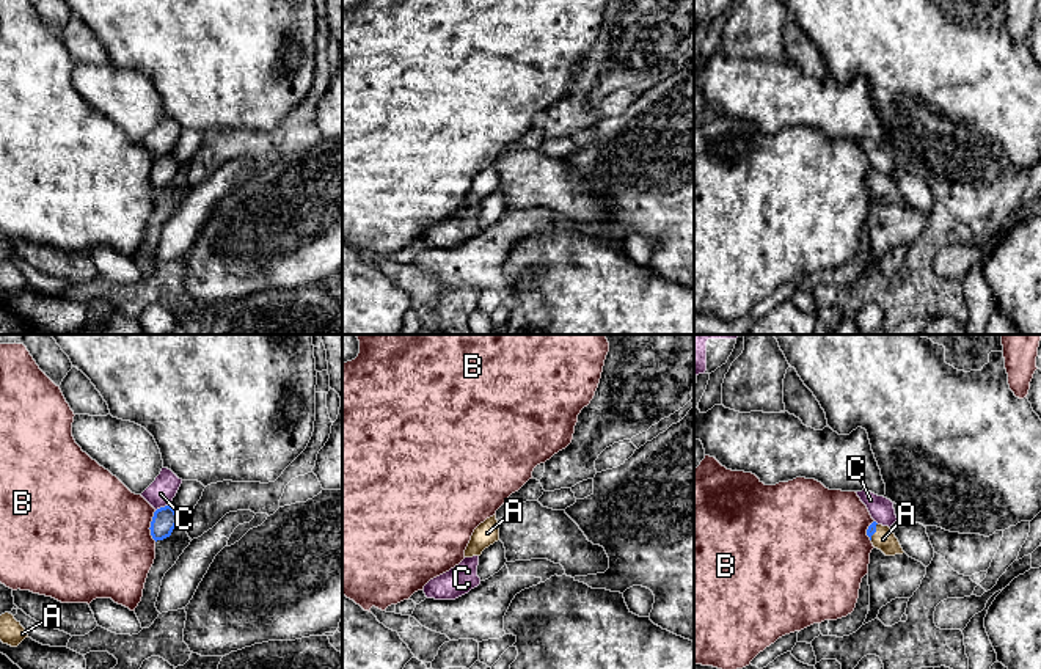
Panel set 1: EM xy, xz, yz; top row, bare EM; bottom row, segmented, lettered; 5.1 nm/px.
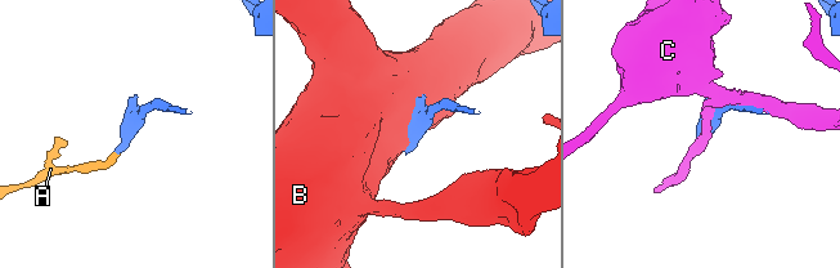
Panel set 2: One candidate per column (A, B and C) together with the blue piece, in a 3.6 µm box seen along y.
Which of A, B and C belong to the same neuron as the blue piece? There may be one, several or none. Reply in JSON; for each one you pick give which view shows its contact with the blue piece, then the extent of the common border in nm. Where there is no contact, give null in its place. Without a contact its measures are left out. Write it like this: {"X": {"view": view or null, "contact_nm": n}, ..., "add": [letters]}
{"A": {"view": "yz", "contact_nm": 90}, "add": ["A"]}

